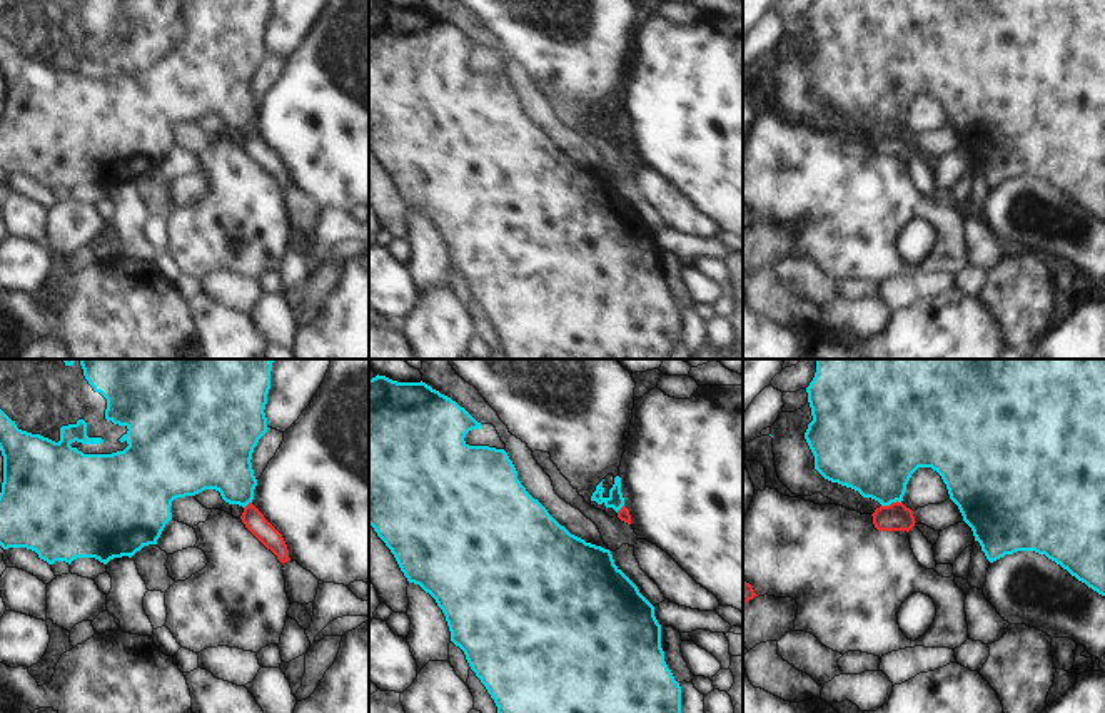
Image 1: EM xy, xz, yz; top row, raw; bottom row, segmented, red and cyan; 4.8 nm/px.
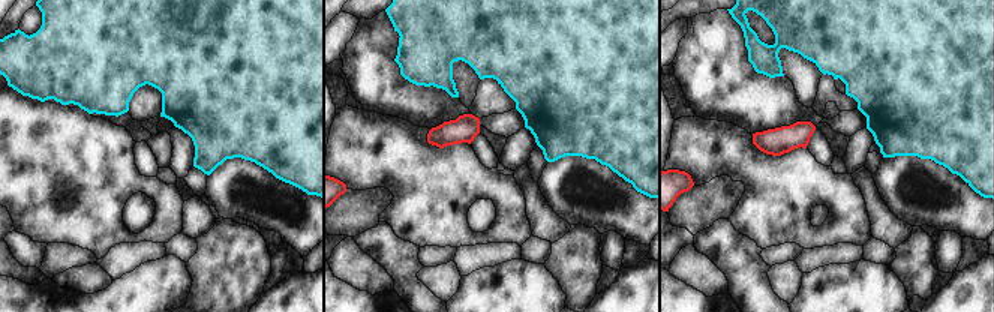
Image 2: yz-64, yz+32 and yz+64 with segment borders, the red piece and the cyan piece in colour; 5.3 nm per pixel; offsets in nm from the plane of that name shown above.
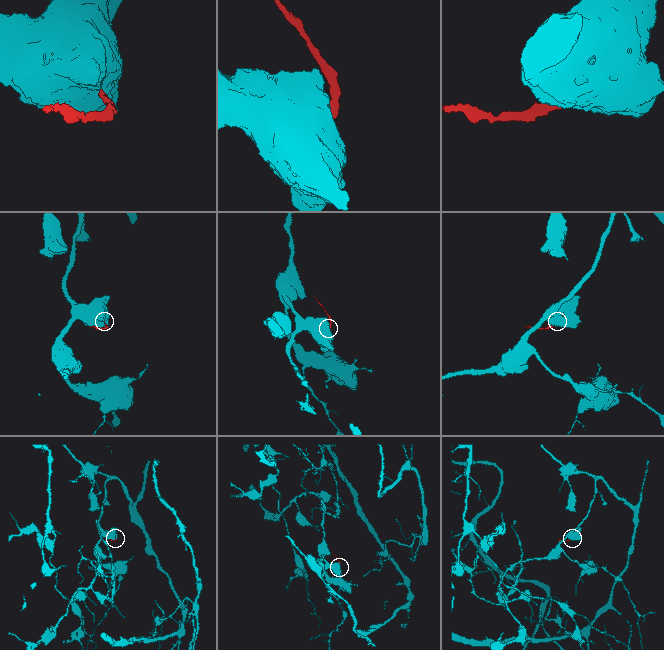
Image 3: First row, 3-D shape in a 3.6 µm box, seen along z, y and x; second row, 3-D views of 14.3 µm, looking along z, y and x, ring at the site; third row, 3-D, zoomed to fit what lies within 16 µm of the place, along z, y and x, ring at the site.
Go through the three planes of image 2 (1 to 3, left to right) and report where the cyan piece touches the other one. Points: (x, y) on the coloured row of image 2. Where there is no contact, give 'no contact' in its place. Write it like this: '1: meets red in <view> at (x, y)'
1: no contact
2: no contact
3: no contact

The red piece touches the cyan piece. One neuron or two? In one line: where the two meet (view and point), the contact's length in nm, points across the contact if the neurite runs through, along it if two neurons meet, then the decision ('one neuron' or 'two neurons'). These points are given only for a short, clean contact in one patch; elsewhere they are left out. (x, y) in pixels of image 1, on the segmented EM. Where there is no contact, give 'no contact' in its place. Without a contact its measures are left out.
yz (892, 503) | 100 nm | along yz (900, 501), (882, 506) | two neurons

